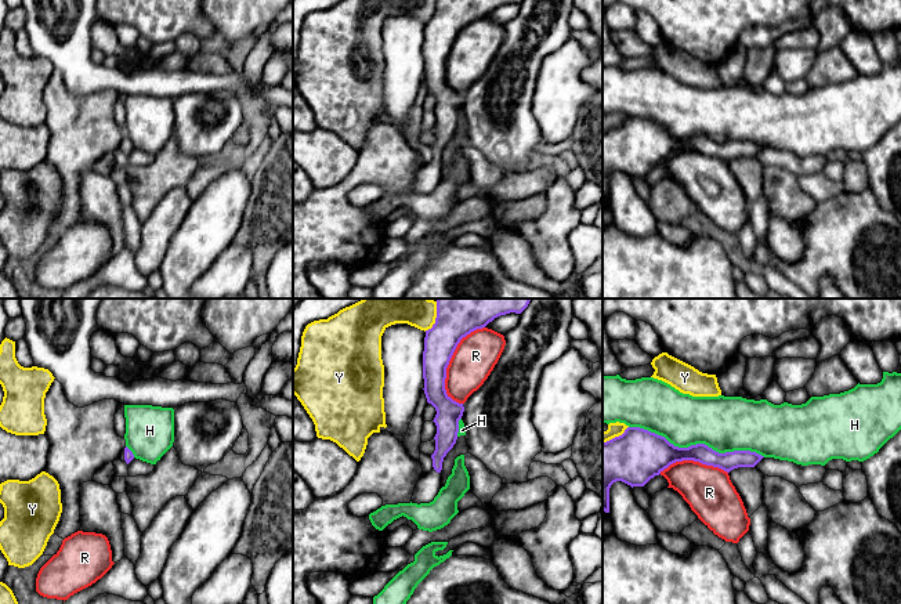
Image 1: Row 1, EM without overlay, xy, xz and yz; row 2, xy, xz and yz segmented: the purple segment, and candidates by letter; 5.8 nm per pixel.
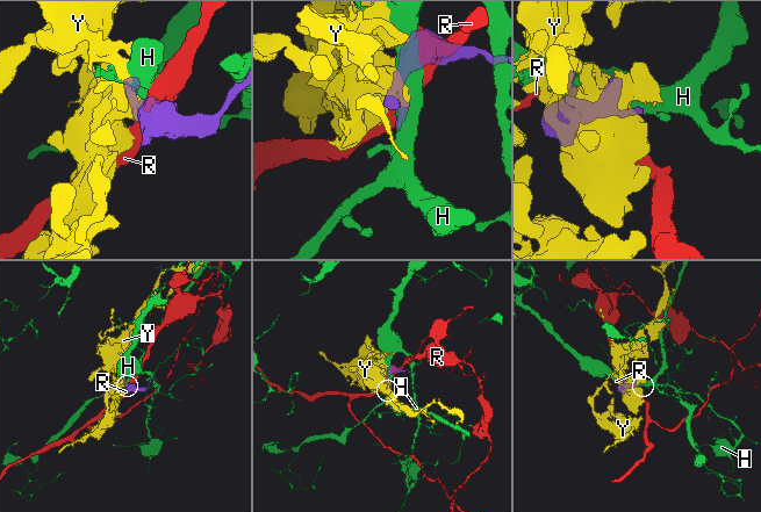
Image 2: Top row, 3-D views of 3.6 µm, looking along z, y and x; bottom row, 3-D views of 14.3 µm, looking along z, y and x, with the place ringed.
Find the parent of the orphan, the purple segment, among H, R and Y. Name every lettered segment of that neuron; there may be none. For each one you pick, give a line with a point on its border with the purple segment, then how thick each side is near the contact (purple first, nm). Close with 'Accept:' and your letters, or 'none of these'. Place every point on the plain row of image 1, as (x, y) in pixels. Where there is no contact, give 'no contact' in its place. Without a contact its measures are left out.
Accept: none of these

